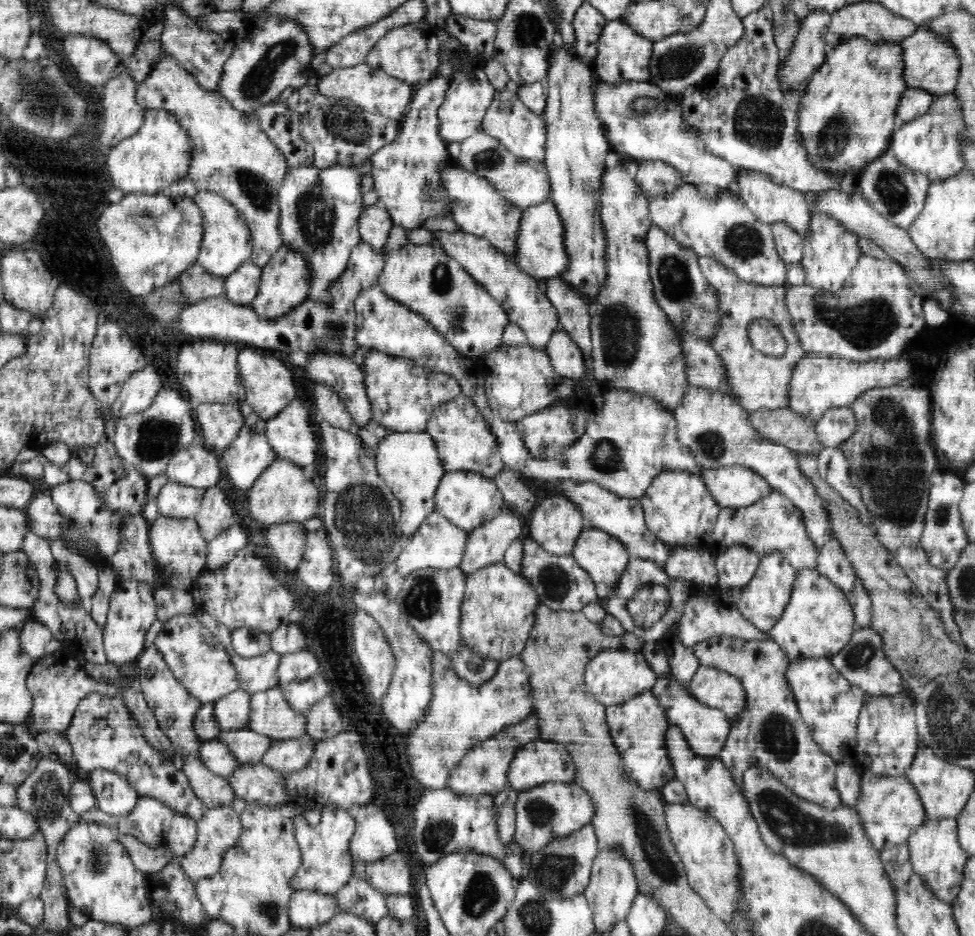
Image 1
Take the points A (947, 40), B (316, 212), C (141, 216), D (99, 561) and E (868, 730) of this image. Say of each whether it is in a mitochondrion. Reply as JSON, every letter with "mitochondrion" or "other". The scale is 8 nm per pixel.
{"A":"other","B":"mitochondrion","C":"mitochondrion","D":"other","E":"other"}

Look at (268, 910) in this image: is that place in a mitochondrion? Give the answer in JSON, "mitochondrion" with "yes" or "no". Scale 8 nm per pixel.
{"mitochondrion":"yes"}

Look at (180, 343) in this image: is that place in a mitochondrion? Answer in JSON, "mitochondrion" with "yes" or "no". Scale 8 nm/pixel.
{"mitochondrion":"no"}

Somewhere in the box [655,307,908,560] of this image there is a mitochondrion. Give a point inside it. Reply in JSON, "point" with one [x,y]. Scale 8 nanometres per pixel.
{"point":[711,444]}

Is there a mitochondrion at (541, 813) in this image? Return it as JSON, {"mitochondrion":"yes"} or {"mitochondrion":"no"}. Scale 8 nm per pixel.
{"mitochondrion":"yes"}

